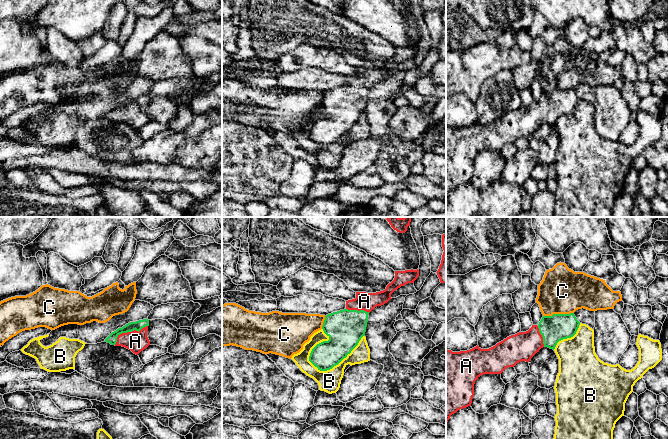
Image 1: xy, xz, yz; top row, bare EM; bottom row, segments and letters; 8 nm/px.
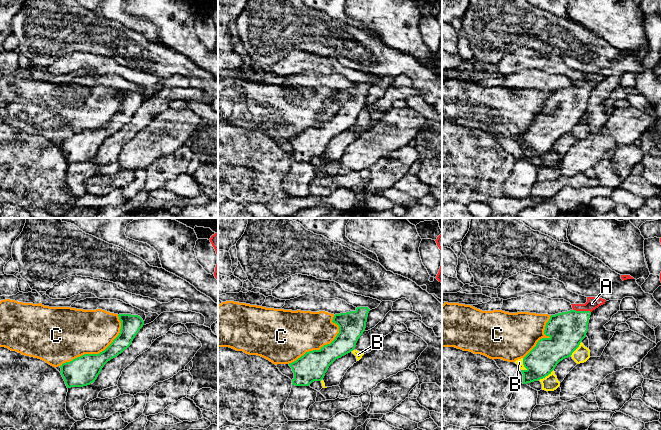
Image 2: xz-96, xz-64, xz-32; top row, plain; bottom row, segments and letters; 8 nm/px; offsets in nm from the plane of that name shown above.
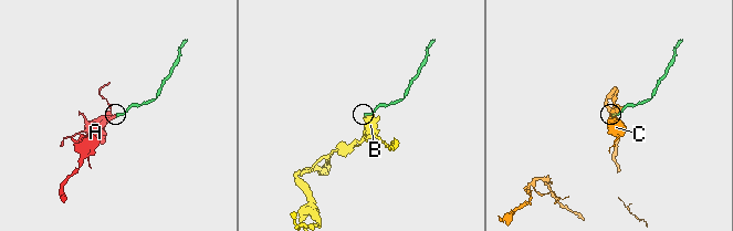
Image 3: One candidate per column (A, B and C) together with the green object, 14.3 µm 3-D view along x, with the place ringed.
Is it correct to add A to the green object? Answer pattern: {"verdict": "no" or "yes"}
{"verdict": "yes"}

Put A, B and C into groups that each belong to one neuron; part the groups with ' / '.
A / B / C

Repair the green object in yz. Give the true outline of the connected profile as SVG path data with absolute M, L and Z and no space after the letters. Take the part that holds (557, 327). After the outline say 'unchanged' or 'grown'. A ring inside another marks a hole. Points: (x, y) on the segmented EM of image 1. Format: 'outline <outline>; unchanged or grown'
outline M574 313L553 314L552 316L543 316L538 325L532 325L526 332L511 335L489 349L481 349L477 345L467 351L446 350L446 429L452 414L471 406L474 384L481 375L501 374L506 368L514 367L521 361L529 362L543 347L554 350L559 341L573 337L579 325L580 322Z; grown

